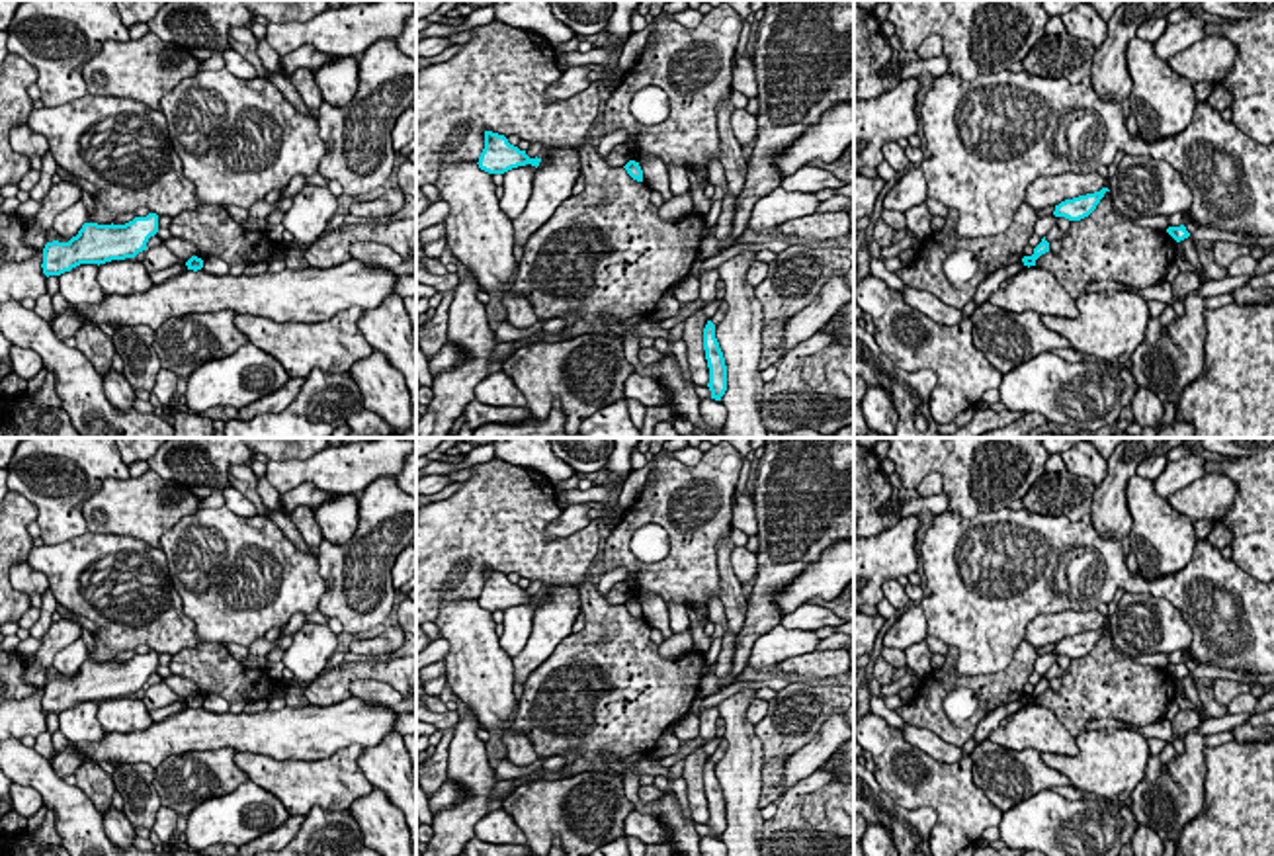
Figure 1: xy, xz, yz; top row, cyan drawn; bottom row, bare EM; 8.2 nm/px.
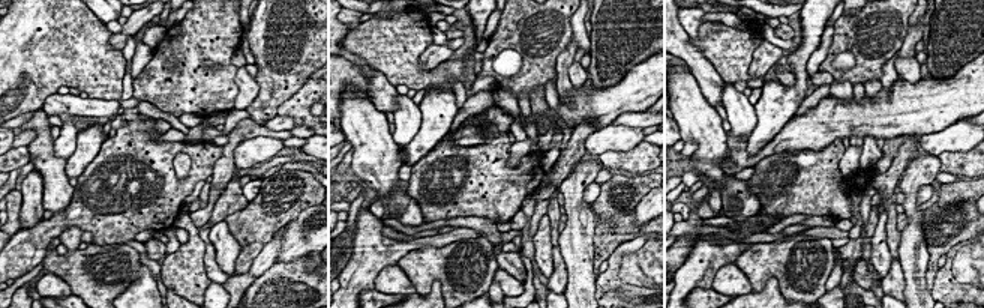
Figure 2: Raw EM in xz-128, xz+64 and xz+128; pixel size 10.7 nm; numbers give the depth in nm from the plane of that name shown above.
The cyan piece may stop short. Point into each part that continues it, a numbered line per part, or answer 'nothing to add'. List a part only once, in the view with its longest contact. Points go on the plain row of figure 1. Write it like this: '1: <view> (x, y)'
nothing to add

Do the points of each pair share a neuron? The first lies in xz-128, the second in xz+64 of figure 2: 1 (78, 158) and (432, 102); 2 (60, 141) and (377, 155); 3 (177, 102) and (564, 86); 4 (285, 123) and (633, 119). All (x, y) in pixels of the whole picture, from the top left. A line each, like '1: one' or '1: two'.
1: one
2: two
3: two
4: one

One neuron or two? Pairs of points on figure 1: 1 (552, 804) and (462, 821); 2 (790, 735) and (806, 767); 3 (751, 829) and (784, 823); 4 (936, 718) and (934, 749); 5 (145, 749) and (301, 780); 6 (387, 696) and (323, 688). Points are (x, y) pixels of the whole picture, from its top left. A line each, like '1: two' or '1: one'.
1: two
2: two
3: two
4: two
5: two
6: two

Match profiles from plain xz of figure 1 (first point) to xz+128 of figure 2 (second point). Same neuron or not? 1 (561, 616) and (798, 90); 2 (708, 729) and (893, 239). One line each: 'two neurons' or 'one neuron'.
1: one neuron
2: one neuron

